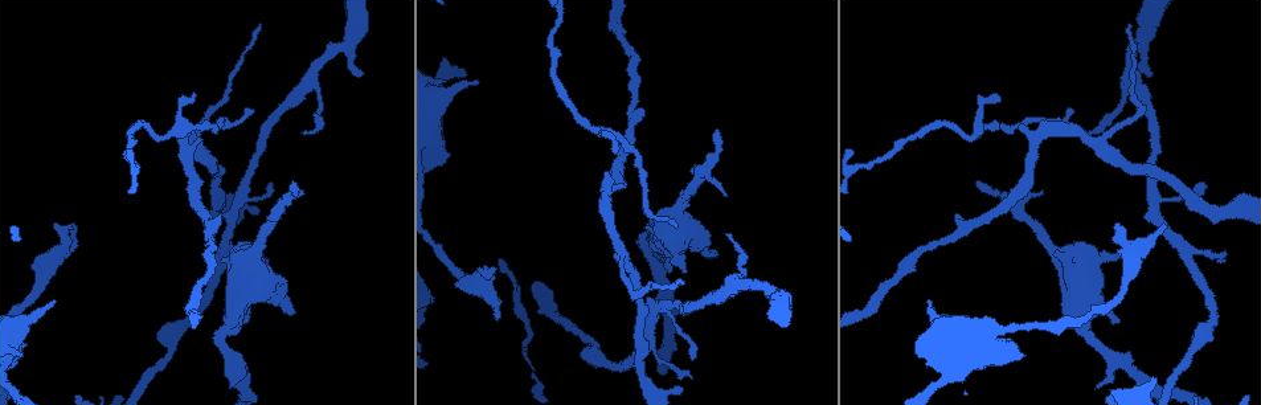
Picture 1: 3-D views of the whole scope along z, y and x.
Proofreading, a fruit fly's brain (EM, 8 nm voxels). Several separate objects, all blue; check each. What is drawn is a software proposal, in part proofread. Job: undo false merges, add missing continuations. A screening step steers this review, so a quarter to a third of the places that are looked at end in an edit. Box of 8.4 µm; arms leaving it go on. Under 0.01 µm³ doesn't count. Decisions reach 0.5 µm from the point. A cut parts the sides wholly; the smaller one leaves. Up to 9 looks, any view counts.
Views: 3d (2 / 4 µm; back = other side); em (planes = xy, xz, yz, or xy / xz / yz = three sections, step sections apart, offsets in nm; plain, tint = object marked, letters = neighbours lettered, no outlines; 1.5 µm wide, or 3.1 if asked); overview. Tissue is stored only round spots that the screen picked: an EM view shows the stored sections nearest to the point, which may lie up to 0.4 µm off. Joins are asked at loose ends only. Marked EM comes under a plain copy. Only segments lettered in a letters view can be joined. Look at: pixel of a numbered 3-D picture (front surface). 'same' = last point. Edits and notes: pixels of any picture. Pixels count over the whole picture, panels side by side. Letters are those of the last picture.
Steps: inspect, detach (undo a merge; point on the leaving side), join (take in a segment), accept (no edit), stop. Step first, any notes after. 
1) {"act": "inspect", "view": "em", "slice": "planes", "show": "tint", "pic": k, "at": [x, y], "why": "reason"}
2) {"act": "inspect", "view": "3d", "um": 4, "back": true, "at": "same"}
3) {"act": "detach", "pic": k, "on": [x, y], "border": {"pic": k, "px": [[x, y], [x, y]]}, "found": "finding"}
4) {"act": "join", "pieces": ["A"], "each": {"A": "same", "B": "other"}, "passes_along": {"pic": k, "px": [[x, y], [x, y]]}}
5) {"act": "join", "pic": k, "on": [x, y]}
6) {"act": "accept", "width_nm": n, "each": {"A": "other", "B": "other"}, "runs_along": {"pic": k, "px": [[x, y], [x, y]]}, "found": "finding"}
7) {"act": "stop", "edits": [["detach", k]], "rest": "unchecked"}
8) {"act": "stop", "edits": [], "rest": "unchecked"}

{"act": "inspect", "view": "3d", "um": 2, "pic": 1, "at": [1156, 196], "why": "abrupt turn"}

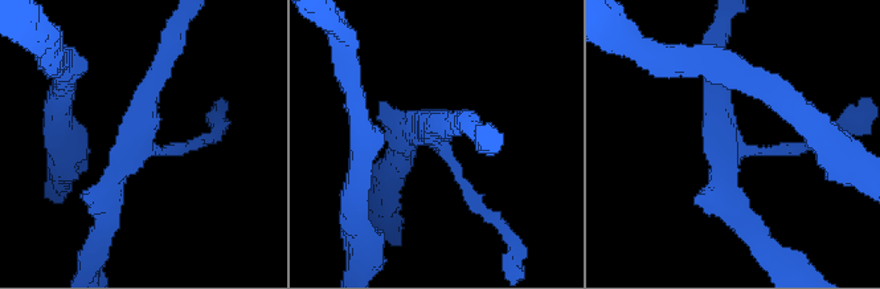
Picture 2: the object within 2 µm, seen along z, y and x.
{"act": "inspect", "view": "em", "slice": "planes", "show": "letters", "pic": 2, "at": [727, 139], "why": "shape alone is not enough"}

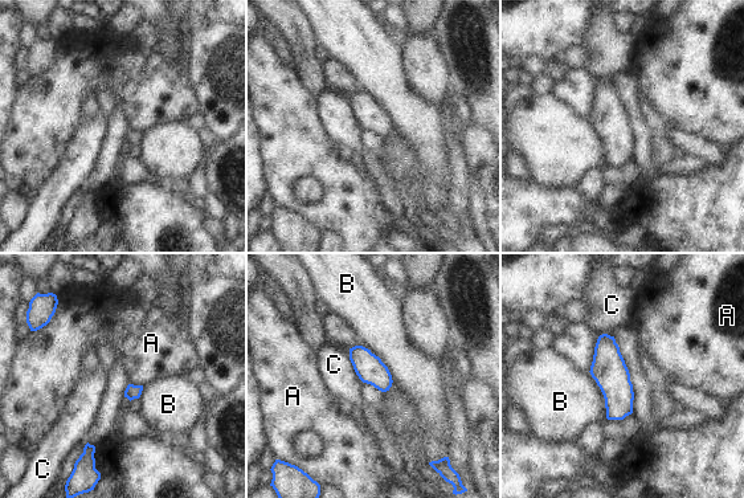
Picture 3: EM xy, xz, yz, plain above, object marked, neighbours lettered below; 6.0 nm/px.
{"act": "accept", "each": {"A": "other", "B": "other", "C": "other"}, "border": {"pic": 3, "px": [[358, 345], [380, 359], [393, 382]]}, "found": "continuous, no second neuron"}

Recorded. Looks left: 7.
{"act": "inspect", "view": "em", "slice": "planes", "show": "letters", "pic": 1, "at": [1132, 26], "why": "end of a long branch"}

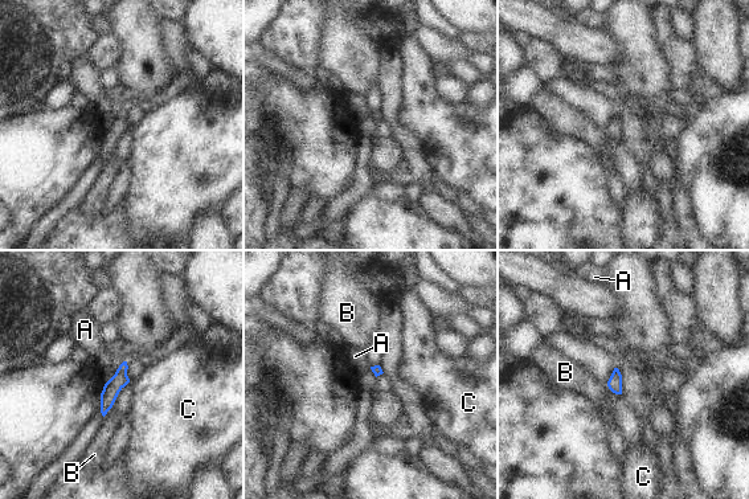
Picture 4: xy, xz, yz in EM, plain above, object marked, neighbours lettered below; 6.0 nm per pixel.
{"act": "accept", "each": {"A": "other", "B": "other", "C": "other"}, "border": {"pic": 4, "px": [[117, 371], [105, 384]]}, "found": "none of them fits"}

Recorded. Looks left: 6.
{"act": "inspect", "view": "em", "slice": "planes", "show": "letters", "pic": 1, "at": [994, 95], "why": "branch stops here"}

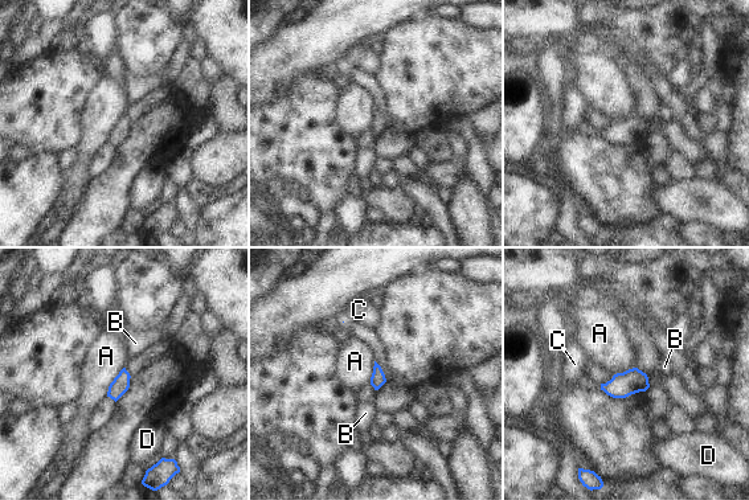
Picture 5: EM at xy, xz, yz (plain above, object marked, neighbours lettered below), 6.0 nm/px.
{"act": "accept", "width_nm": 90, "each": {"A": "other", "B": "other", "C": "other", "D": "other"}, "border": {"pic": 5, "px": [[123, 367], [110, 384], [106, 396]]}, "found": "no lettered segment goes on from it"}

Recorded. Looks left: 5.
{"act": "inspect", "view": "em", "slice": "planes", "show": "letters", "pic": 1, "at": [1098, 387], "why": "an open end"}

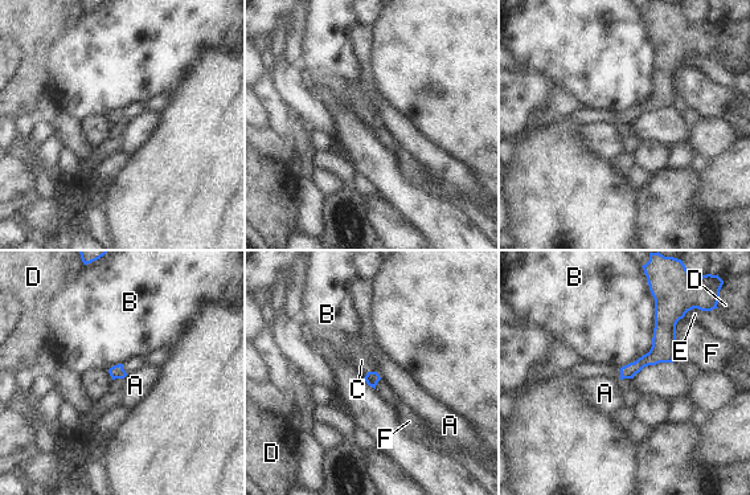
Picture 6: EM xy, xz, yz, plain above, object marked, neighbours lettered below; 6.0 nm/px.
{"act": "join", "pieces": ["C"], "each": {"A": "other", "B": "other", "C": "same", "D": "other", "E": "other", "F": "other"}, "passes_along": {"pic": 6, "px": [[372, 377], [371, 372], [361, 360]]}, "found": "it goes on there"}

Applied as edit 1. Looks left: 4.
{"act": "stop", "edits": [["join", 6]], "rest": "unchecked"}

